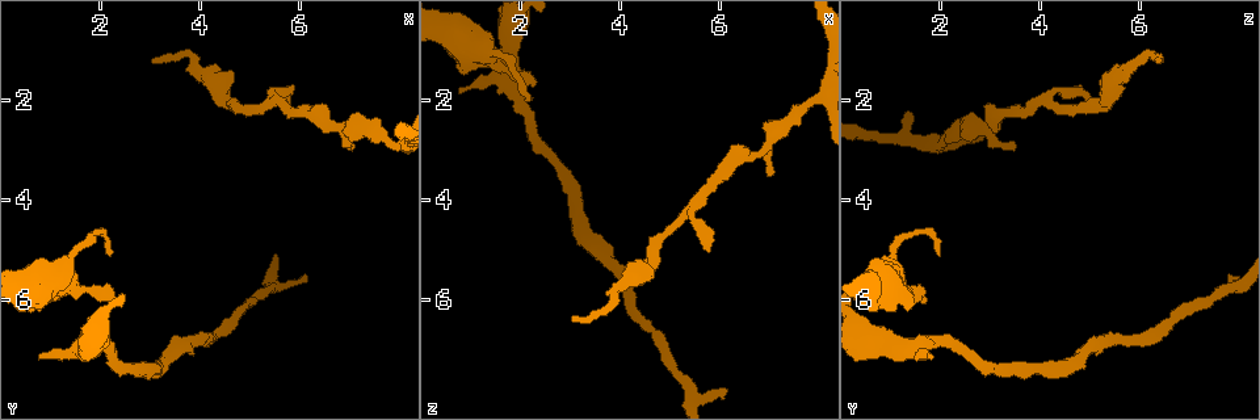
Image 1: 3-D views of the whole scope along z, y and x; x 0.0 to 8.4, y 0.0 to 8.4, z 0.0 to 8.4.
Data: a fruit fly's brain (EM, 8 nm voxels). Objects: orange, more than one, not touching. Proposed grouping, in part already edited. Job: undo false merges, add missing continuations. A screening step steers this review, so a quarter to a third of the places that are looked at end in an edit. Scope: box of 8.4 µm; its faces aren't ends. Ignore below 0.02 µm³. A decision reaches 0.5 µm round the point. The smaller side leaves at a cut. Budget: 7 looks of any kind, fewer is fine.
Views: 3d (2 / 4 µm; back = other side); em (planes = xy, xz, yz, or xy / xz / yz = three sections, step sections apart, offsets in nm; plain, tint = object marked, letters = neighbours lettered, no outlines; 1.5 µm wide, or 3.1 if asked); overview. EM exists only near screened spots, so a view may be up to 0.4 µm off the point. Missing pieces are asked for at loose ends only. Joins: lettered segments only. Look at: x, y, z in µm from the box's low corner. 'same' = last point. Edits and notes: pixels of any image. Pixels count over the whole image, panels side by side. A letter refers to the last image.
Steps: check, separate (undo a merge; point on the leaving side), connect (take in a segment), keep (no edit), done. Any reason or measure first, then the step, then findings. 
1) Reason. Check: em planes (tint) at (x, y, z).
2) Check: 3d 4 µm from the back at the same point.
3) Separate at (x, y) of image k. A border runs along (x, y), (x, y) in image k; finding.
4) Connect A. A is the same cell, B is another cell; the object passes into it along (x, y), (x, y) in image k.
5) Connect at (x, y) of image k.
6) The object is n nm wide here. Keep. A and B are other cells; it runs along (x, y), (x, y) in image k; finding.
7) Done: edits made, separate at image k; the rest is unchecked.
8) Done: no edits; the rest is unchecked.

Free end. Check: em xz step 8 (letters) at (0.85, 7.15, 1.90).

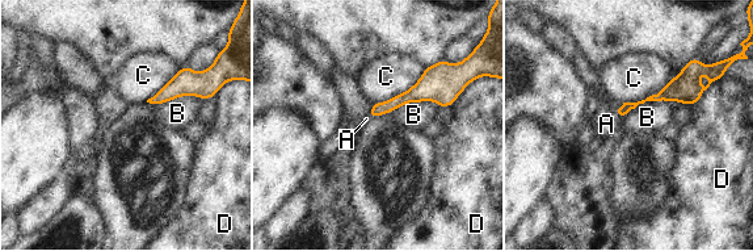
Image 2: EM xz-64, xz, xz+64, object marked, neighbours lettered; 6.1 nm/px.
Check: em planes (letters) at the same point.

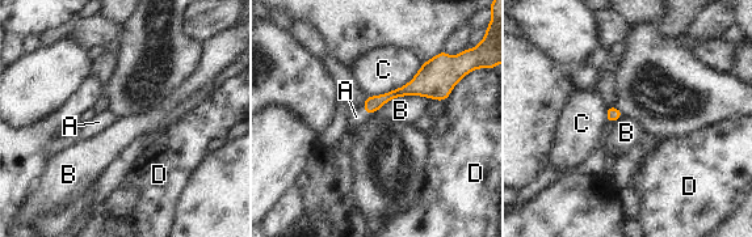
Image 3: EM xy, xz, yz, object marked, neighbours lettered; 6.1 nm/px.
Connect A. A is the same cell, B, C and D are other cells; the object passes into it along (372, 104), (365, 111), (356, 117) in image 3; it goes on there.

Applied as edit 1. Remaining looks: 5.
See it whole again. Check: overview.

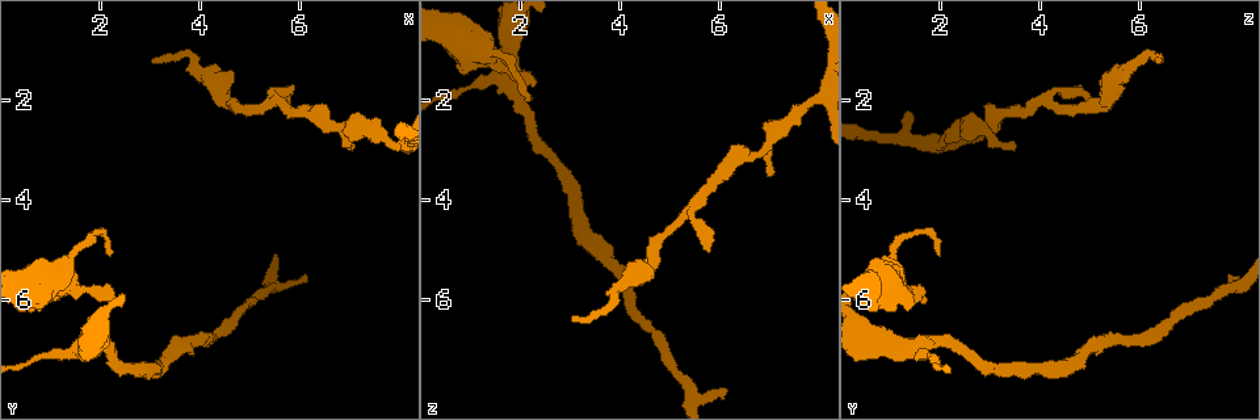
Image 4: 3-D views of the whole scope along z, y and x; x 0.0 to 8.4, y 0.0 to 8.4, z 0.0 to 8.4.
Thin end. Check: em planes (plain) at (2.25, 5.05, 1.95).

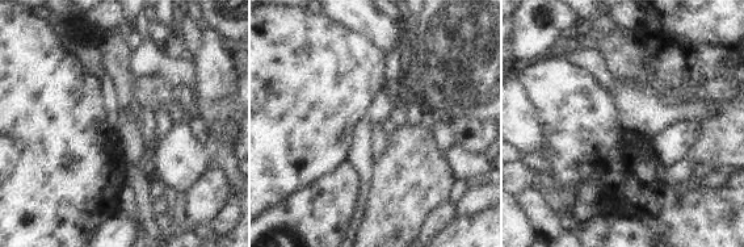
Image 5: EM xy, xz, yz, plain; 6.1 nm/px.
Check: em planes (letters) at the same point.

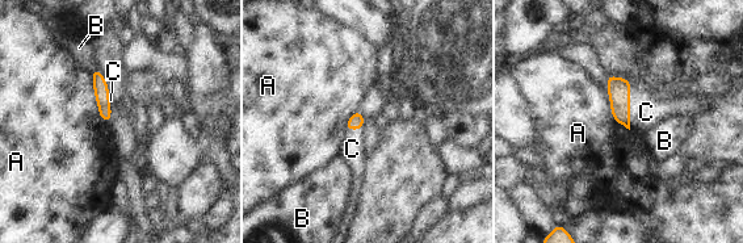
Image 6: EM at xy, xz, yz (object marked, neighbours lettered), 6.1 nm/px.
The object is 90 nm wide here; the longest contact is with A, 320 nm. Connect C. C is the same cell, A and B are other cells; it goes on there.

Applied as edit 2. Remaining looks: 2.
Free end. Check: em yz step 8 (letters) at (5.75, 2.15, 5.00).

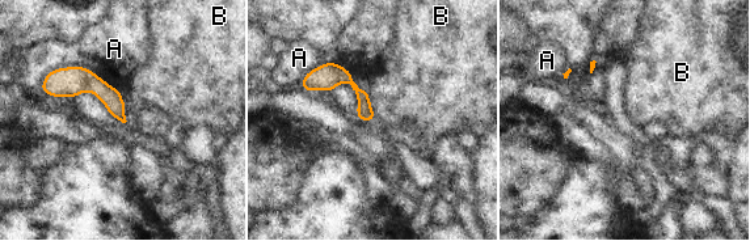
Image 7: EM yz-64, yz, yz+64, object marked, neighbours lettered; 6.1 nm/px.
Keep. A and B are other cells; a border runs along (367, 91), (375, 119) in image 7; no lettered segment goes on from it.

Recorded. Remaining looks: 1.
Done: edits made, connect at image 3, connect at image 6; the rest is unchecked.

